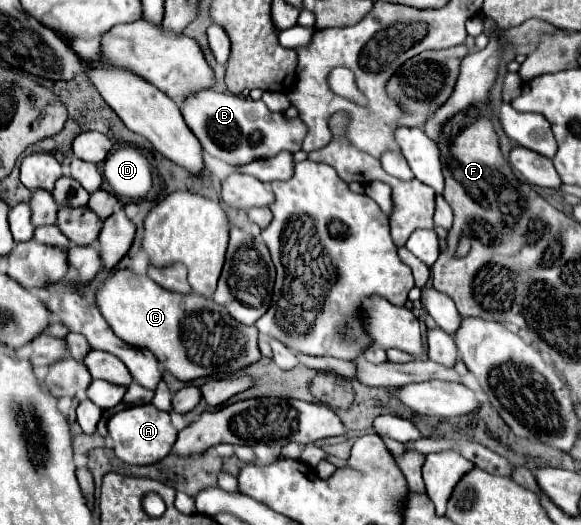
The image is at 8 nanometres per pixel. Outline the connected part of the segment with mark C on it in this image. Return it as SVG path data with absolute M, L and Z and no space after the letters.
M129 269L115 271L97 291L97 307L113 333L129 343L131 347L143 347L149 349L157 361L179 381L195 381L199 377L211 377L215 373L233 373L239 369L245 369L261 359L259 347L257 347L257 329L247 327L243 323L237 323L231 315L227 315L225 307L219 307L213 299L205 299L197 293L181 295L167 291L159 287L155 281L151 281L145 275L135 275Z

